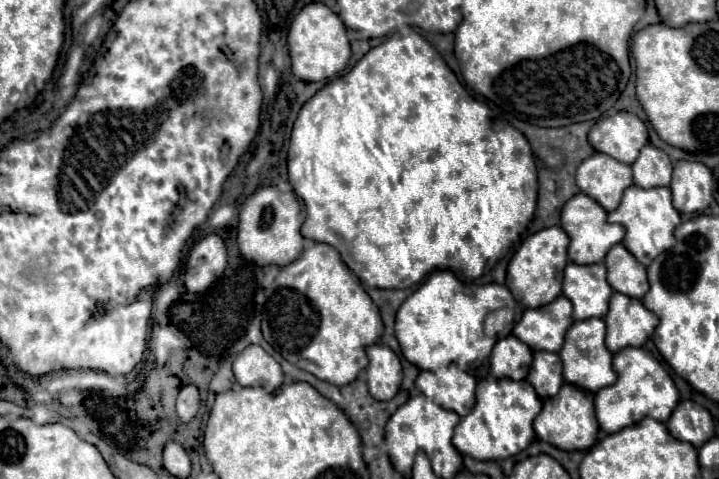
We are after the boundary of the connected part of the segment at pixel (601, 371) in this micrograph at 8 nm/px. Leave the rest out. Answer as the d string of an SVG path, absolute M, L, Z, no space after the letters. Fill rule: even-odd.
M585 319L585 321L575 321L573 327L567 331L565 345L559 353L563 361L563 379L567 383L573 383L581 389L587 391L599 391L601 387L609 387L617 375L613 375L613 365L611 359L613 355L605 347L605 323L603 319Z

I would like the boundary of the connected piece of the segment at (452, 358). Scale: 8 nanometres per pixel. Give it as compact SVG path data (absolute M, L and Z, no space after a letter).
M435 271L401 303L395 317L395 337L403 357L419 371L435 371L449 363L457 363L463 371L473 371L489 359L497 343L497 337L487 337L483 333L485 315L501 307L515 309L517 317L521 315L517 301L505 285L475 285L461 281L453 271Z

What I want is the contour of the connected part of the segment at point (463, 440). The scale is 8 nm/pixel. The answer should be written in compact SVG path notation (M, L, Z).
M487 377L477 385L477 403L473 411L455 427L453 445L459 453L479 461L501 461L513 457L535 439L533 421L539 411L541 399L537 399L537 393L529 387L529 381Z

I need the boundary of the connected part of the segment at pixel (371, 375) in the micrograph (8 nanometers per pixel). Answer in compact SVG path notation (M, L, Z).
M377 343L369 347L367 365L367 385L369 393L377 401L389 401L395 397L401 385L401 361L385 345Z

